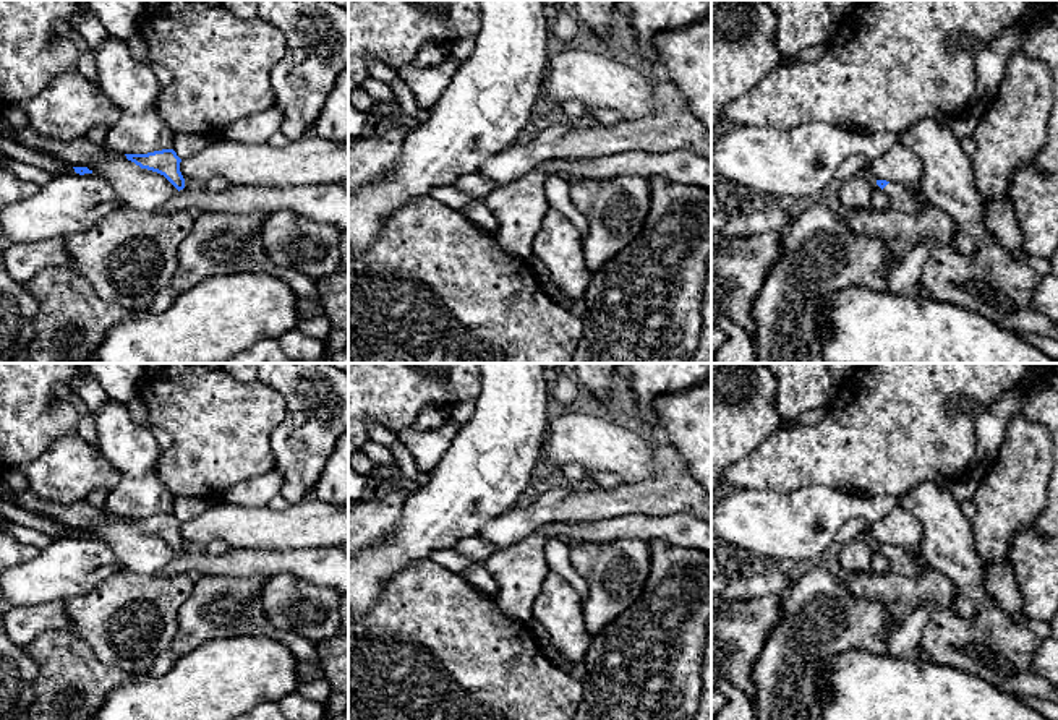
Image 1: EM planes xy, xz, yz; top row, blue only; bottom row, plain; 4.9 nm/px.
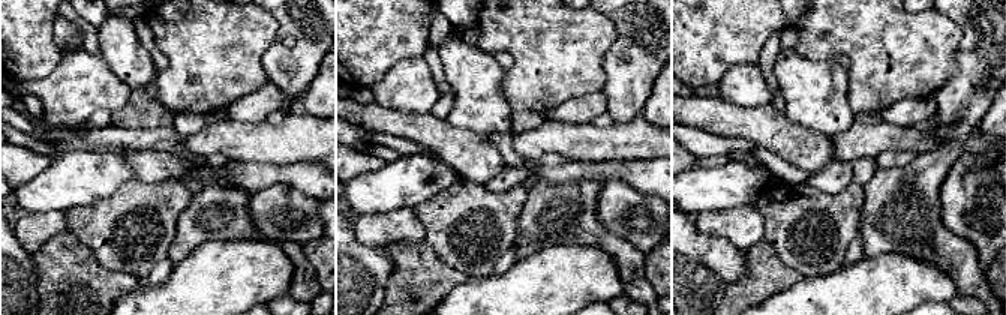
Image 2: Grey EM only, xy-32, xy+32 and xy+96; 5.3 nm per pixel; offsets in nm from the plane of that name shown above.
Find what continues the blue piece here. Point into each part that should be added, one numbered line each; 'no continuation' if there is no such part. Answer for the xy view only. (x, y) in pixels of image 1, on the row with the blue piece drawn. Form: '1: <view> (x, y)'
no continuation

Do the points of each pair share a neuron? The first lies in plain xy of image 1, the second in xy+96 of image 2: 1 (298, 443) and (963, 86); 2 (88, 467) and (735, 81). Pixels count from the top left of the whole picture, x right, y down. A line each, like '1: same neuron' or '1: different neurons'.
1: same neuron
2: same neuron

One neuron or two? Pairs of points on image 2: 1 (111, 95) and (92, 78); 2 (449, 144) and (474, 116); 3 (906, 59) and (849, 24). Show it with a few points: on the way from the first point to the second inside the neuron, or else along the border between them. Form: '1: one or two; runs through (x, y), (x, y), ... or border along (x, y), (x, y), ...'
1: one; runs through (107, 92), (96, 83)
2: two; border along (446, 119), (459, 128), (485, 134)
3: one; runs through (892, 50), (867, 24), (862, 24)

